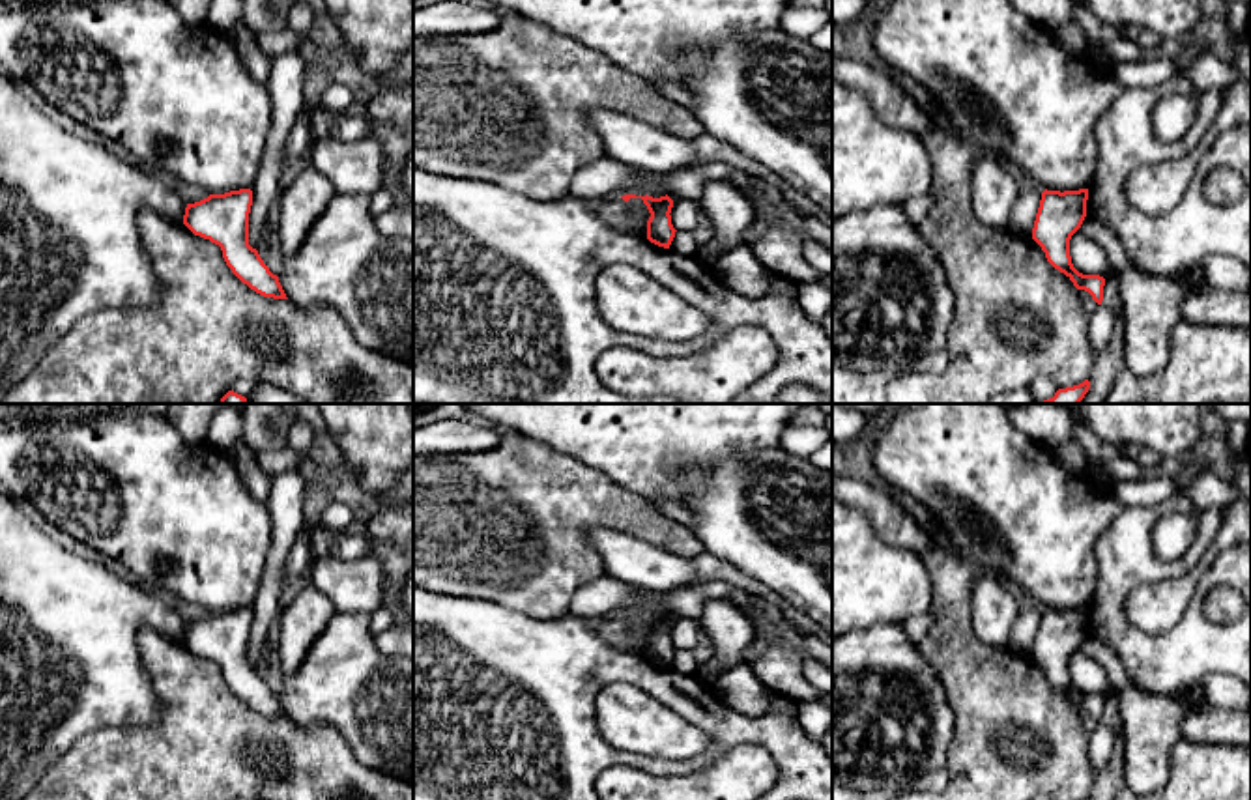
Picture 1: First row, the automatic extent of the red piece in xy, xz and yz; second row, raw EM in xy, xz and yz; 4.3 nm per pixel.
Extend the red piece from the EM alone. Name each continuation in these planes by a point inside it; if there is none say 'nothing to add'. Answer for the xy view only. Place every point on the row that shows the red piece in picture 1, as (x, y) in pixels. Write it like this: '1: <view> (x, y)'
nothing to add

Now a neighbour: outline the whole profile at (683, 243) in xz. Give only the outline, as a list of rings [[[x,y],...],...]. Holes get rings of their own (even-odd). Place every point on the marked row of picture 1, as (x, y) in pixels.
[[[677,230],[669,249],[681,256],[696,256],[697,243],[692,232]]]

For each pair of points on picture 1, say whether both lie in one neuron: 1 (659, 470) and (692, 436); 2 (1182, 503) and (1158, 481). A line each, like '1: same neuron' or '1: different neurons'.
1: same neuron
2: different neurons

